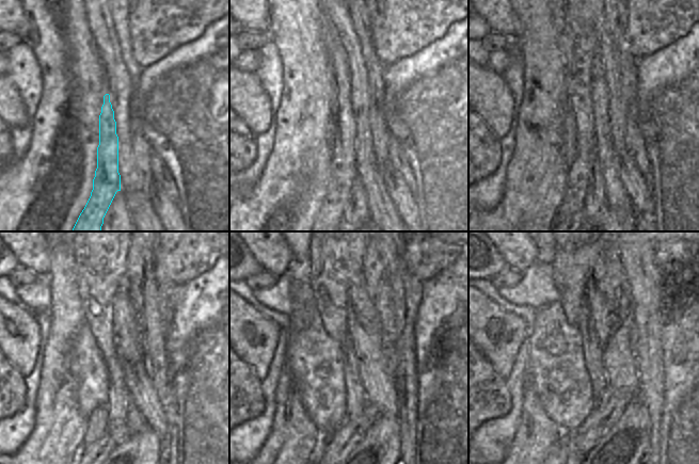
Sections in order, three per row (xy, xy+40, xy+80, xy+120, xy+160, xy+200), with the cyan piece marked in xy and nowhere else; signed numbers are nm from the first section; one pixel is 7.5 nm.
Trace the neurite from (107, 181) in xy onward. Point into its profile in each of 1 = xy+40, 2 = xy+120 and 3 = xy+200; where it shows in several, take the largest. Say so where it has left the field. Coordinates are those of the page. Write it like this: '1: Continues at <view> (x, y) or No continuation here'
1: Continues at xy+40 (343, 173)
2: Continues at xy+120 (100, 253)
3: Continues at xy+200 (573, 270).

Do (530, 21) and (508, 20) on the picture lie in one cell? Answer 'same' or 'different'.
different

